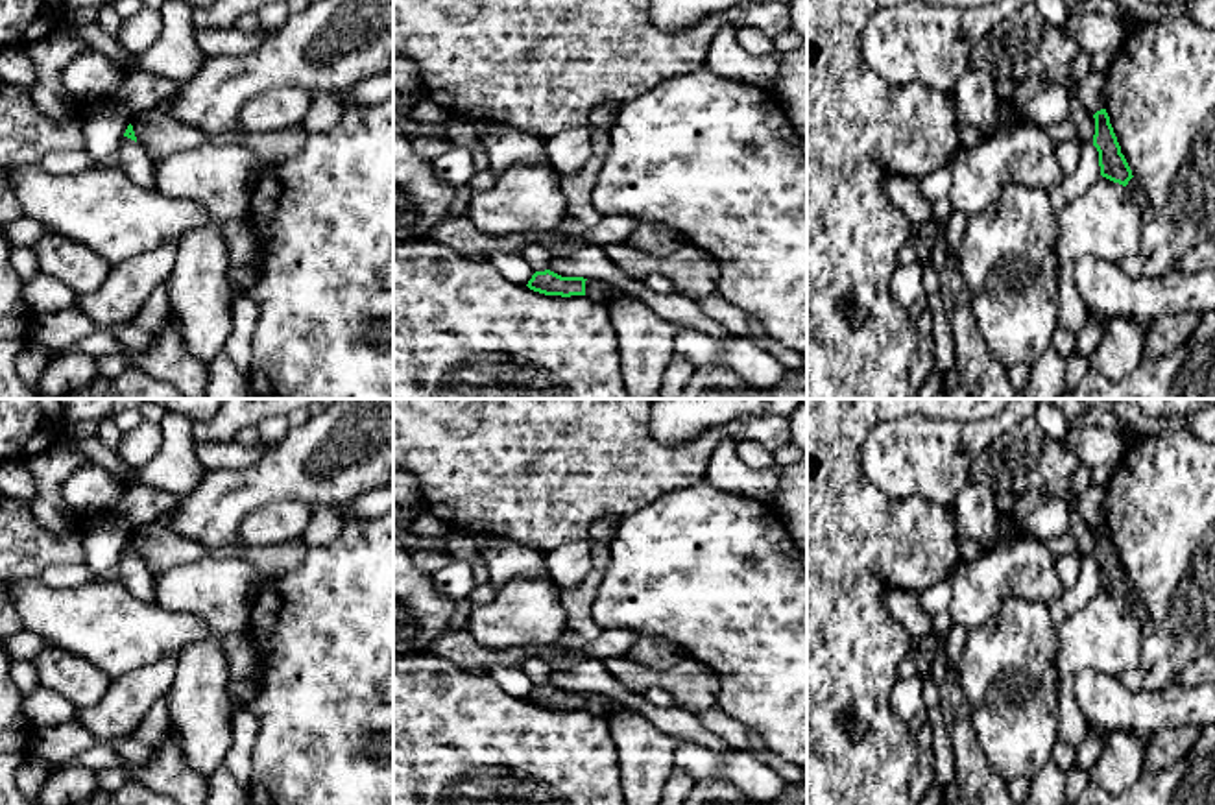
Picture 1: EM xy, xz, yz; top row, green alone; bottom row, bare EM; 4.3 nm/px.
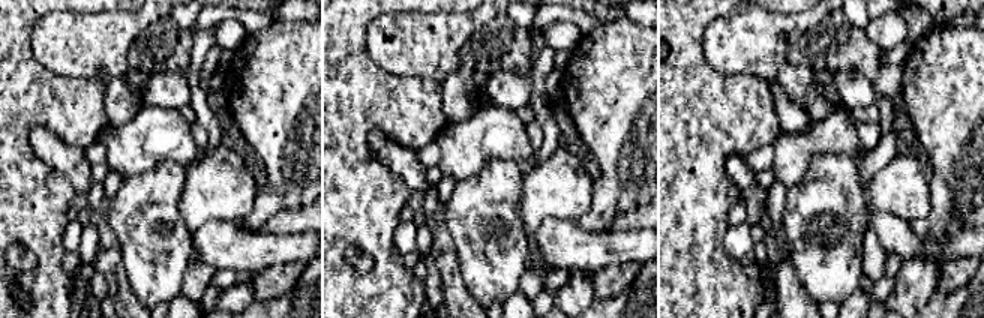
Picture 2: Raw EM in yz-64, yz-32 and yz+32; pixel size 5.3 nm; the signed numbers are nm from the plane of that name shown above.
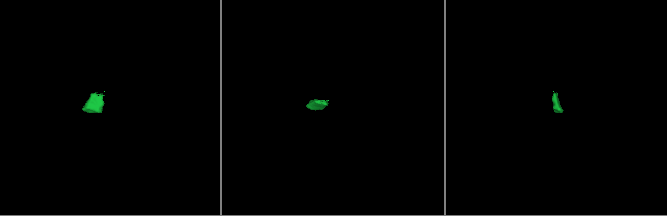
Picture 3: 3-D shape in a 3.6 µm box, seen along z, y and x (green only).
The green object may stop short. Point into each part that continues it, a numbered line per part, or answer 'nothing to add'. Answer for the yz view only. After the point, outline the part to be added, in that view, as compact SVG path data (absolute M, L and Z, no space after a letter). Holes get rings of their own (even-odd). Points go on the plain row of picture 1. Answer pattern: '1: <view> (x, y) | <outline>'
1: yz (1134, 602) | M1136 591L1128 595L1126 606L1141 624L1147 620L1147 607Z

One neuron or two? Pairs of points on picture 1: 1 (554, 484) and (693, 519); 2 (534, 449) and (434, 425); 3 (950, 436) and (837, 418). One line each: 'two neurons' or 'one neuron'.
1: two neurons
2: one neuron
3: two neurons

